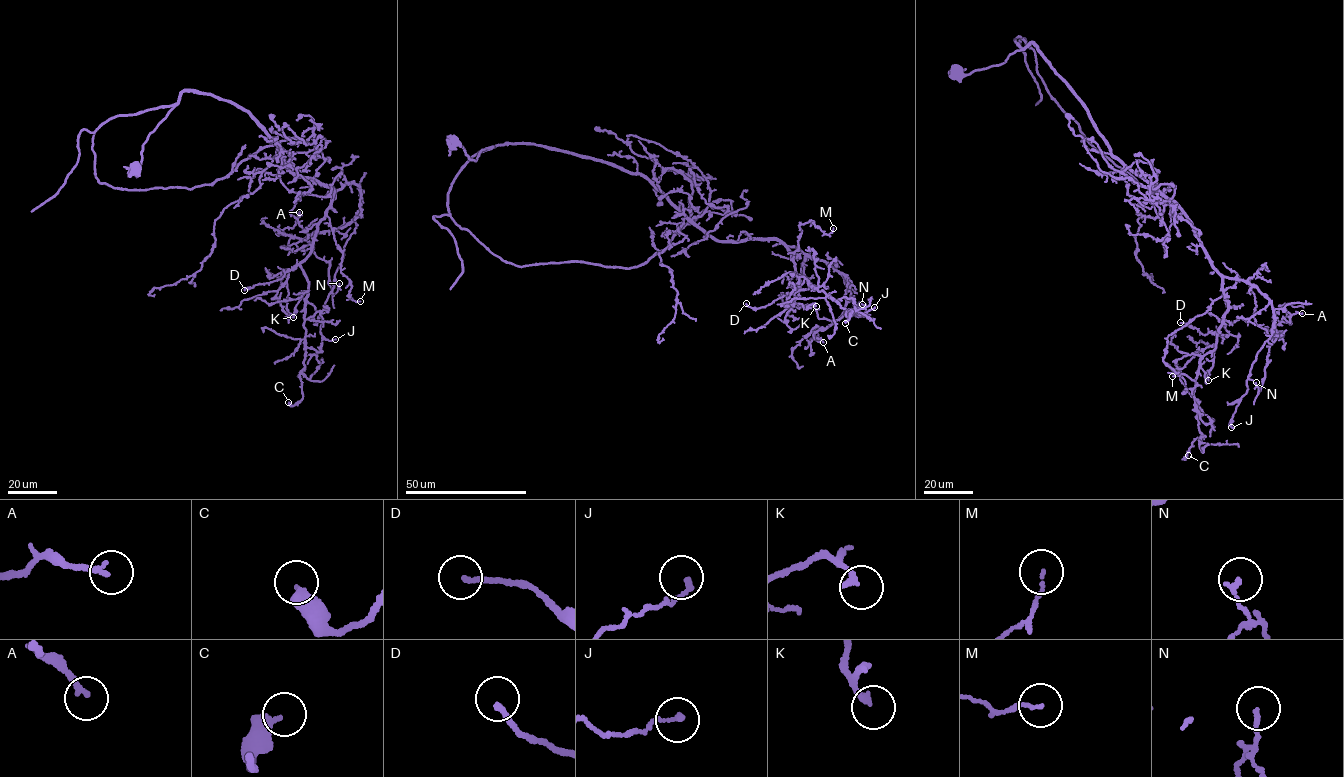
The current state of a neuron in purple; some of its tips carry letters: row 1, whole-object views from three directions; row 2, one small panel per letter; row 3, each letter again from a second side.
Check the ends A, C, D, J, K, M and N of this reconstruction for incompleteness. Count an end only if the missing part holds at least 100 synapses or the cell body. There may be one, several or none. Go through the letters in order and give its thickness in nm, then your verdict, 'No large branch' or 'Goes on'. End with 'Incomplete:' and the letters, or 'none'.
A: Thickness 190 nm. No large branch
C: Thickness 400 nm. No large branch
D: Thickness 180 nm. No large branch
J: Thickness 170 nm. No large branch
K: Thickness 200 nm. No large branch
M: Thickness 100 nm. No large branch
N: Thickness 130 nm. No large branch
Incomplete: none

